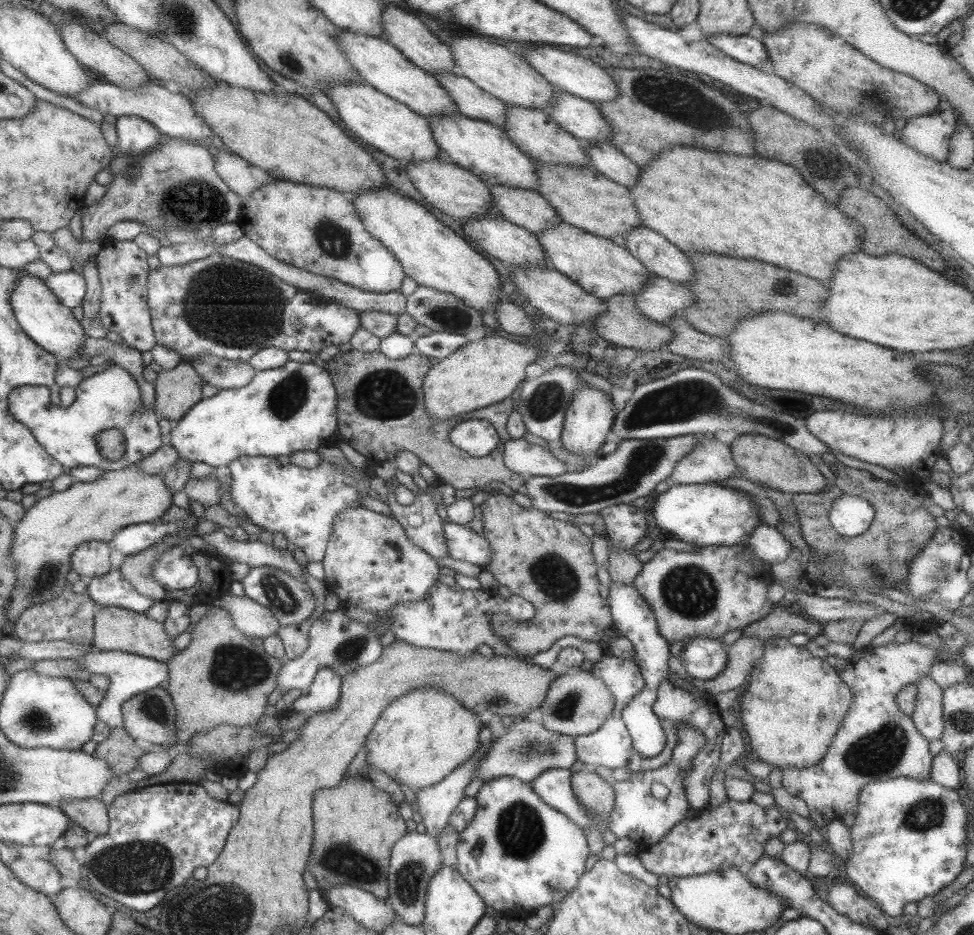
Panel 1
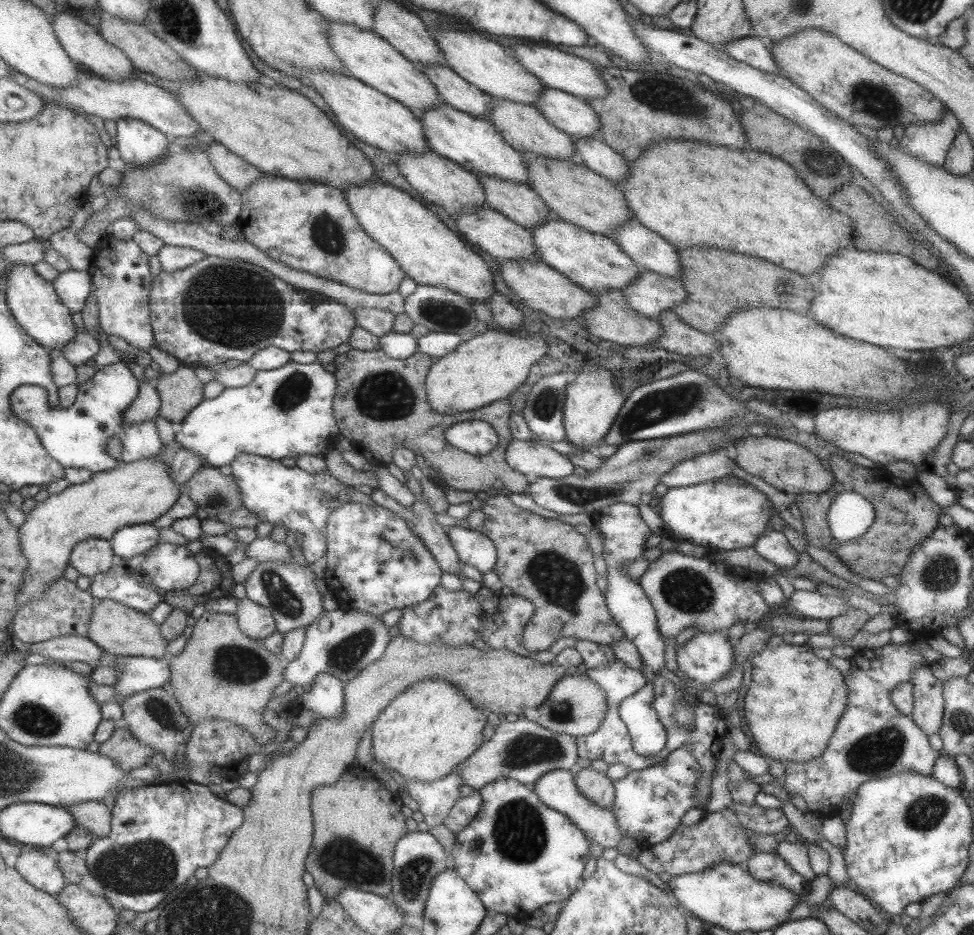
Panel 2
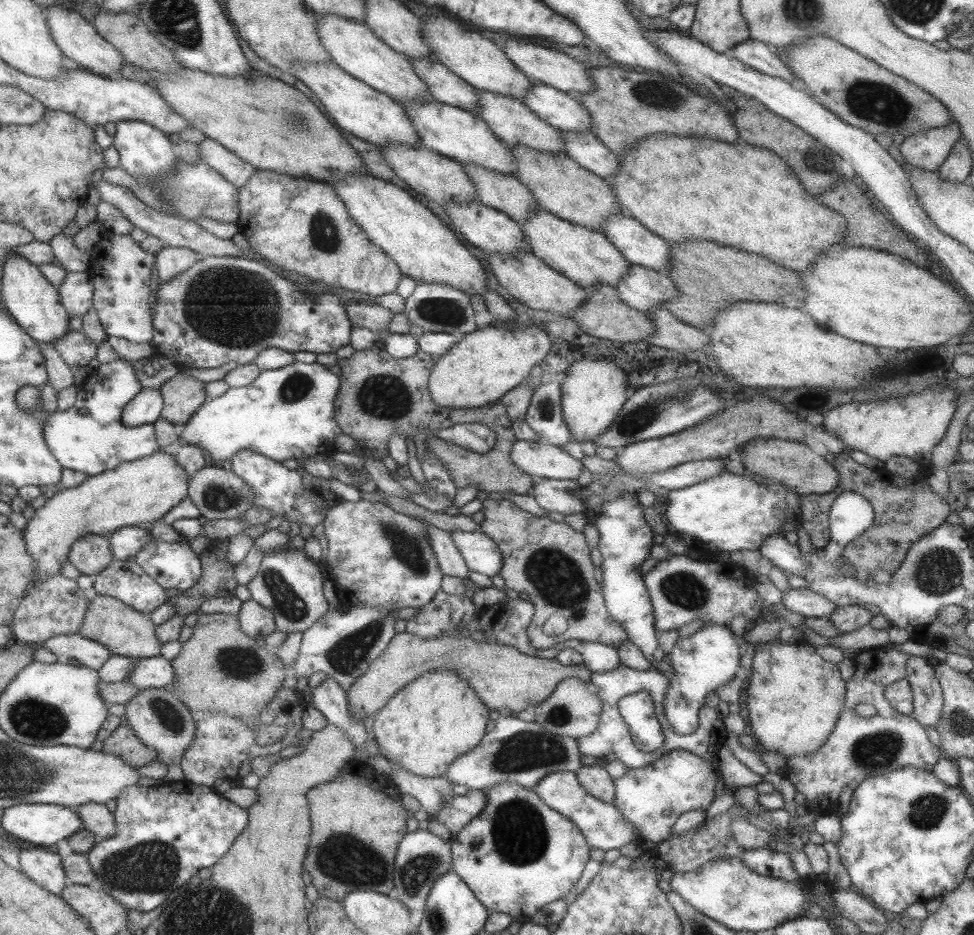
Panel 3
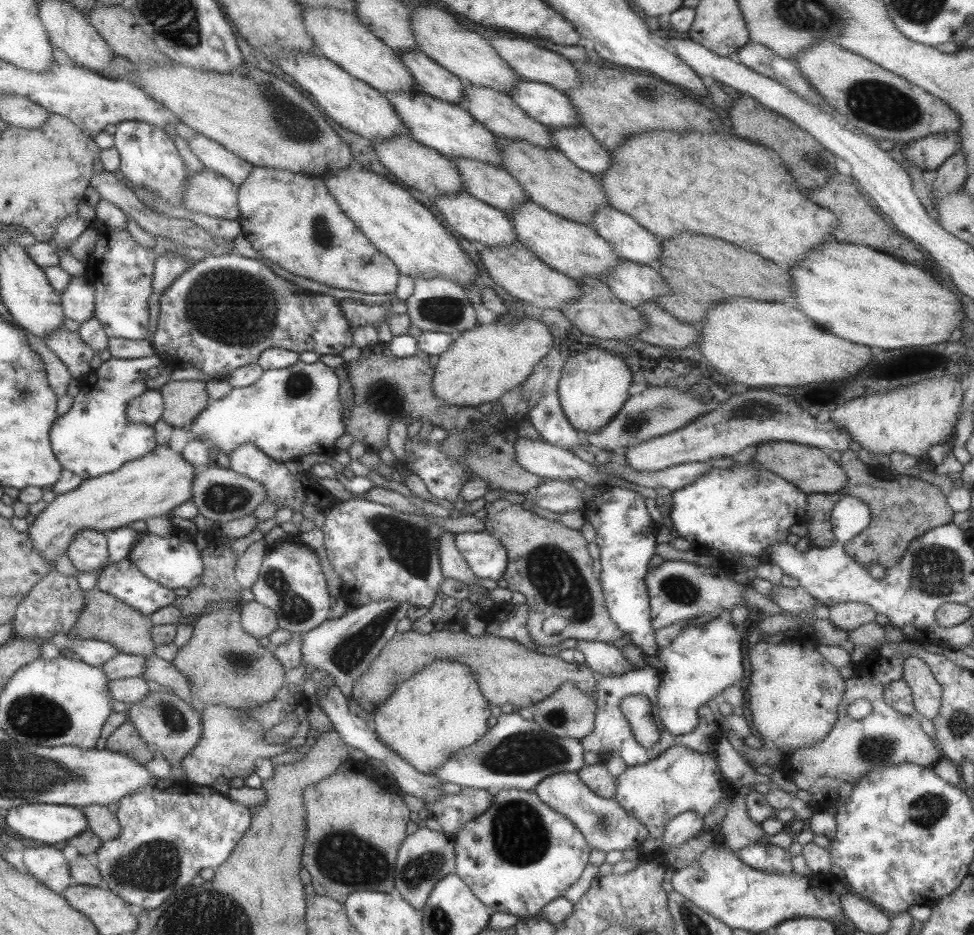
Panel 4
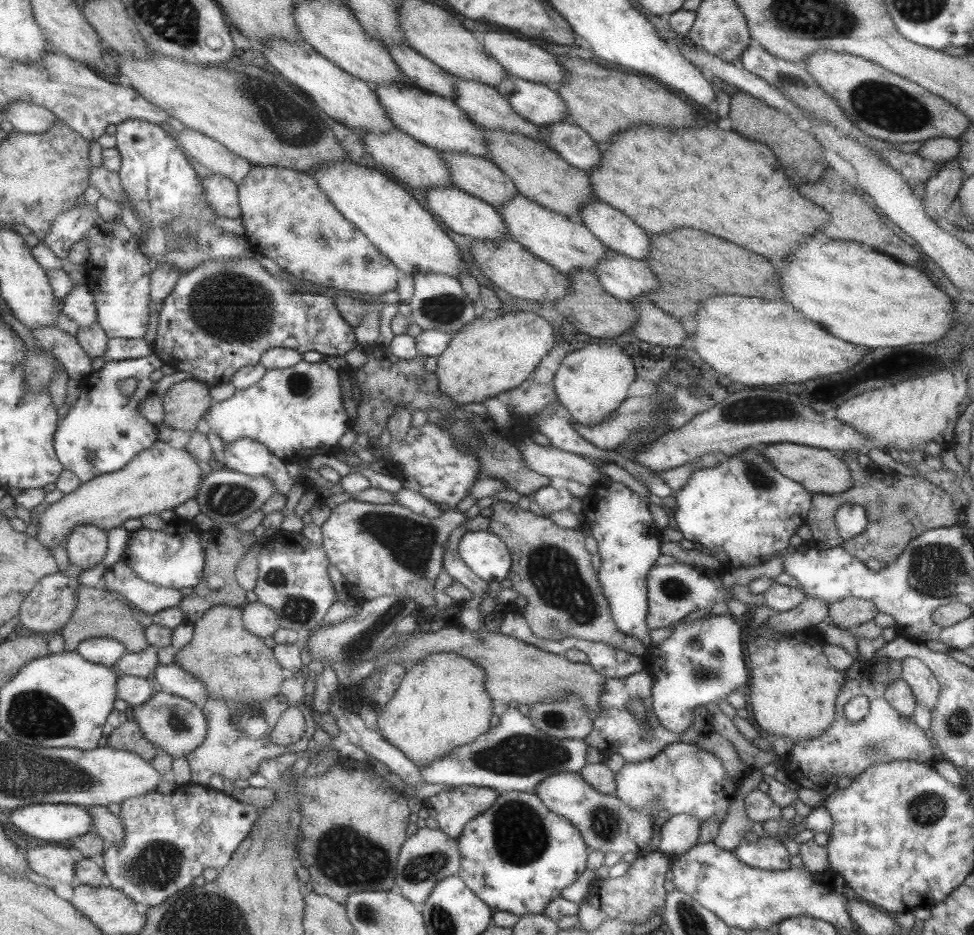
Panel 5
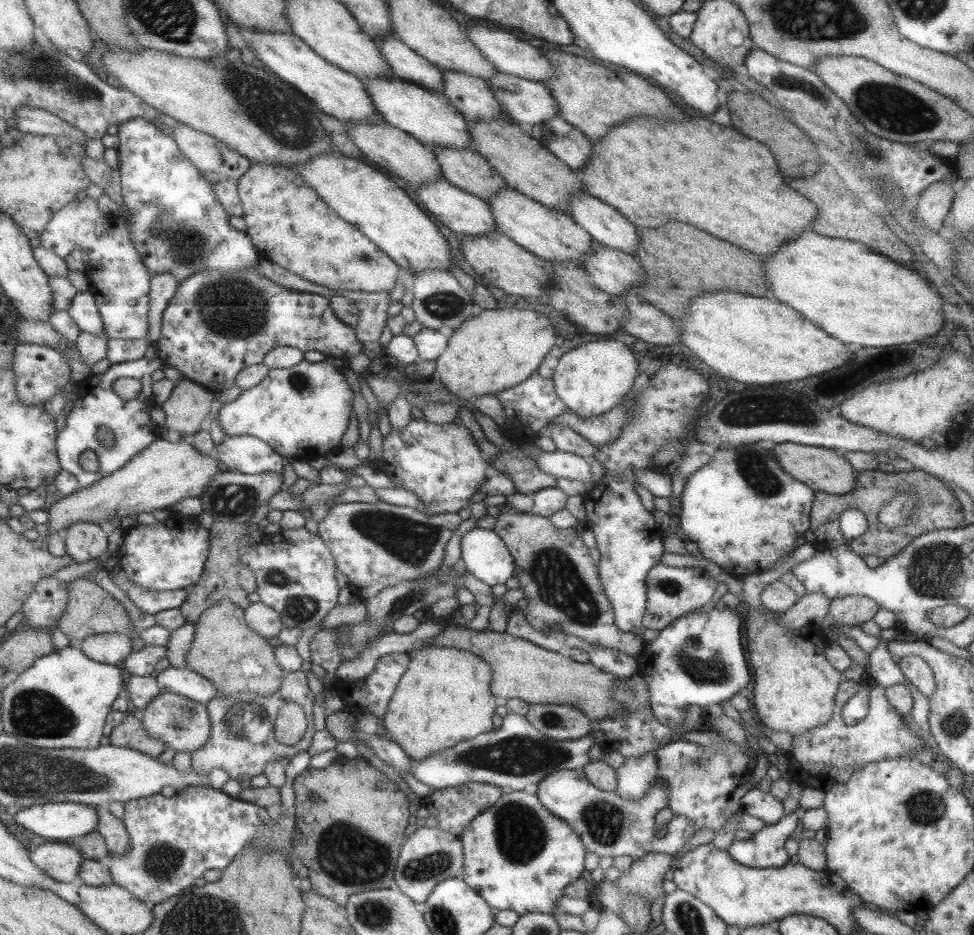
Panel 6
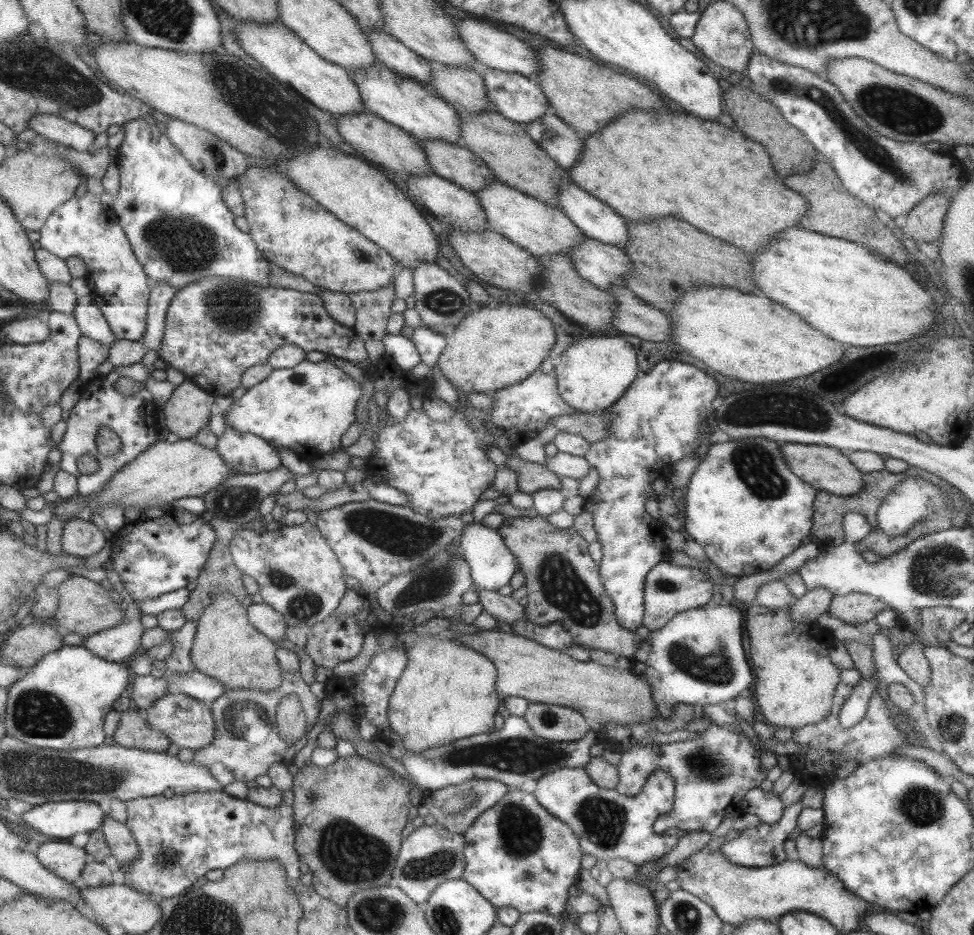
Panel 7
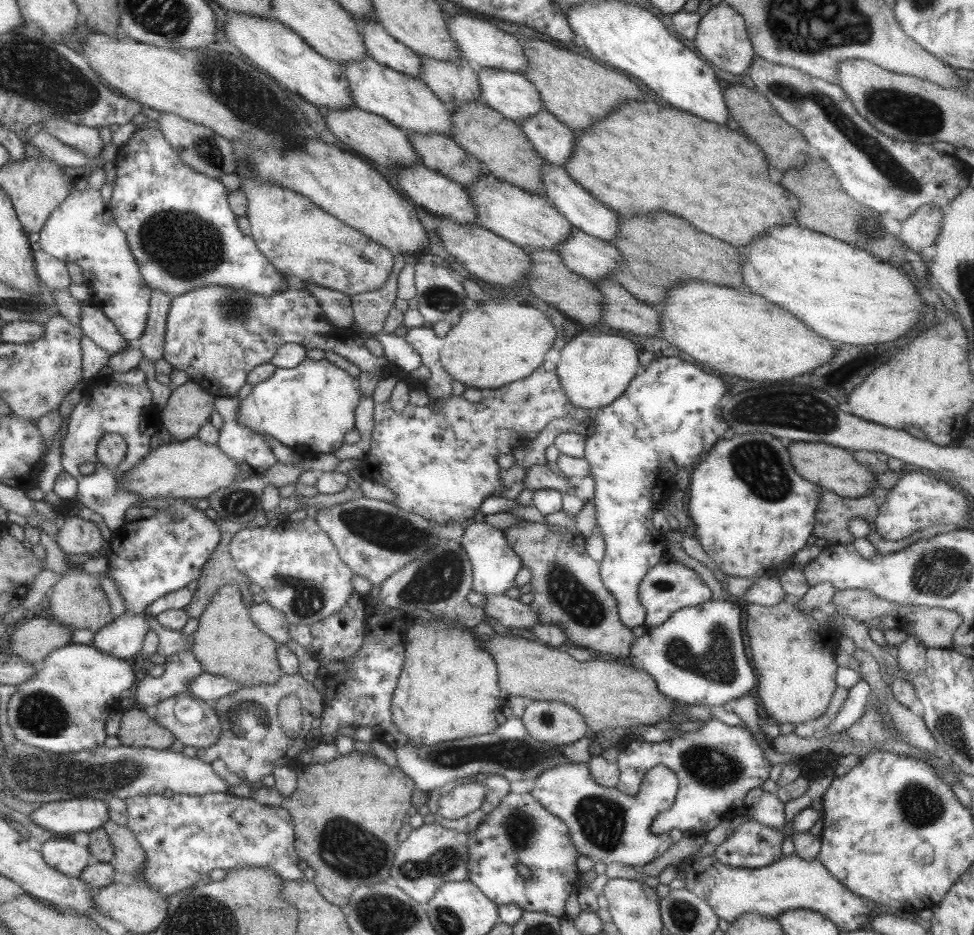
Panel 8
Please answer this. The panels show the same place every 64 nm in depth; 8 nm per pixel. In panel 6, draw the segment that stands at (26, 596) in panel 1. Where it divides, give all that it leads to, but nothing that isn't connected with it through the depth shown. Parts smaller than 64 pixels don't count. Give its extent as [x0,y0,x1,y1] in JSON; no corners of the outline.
[47,437,223,533]

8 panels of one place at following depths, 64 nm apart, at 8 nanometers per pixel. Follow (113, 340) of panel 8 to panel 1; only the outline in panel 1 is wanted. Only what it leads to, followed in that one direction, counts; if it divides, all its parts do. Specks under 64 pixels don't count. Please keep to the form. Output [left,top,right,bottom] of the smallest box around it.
[42,270,86,308]

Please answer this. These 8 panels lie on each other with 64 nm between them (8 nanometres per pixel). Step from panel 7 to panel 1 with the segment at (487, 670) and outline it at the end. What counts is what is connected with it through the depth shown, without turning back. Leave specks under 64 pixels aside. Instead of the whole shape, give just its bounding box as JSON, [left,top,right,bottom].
[365,686,486,791]

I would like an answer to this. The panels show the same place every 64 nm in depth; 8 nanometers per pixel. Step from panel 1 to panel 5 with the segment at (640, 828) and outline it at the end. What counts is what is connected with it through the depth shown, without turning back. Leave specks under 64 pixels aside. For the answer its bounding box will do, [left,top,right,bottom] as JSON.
[614,740,739,830]

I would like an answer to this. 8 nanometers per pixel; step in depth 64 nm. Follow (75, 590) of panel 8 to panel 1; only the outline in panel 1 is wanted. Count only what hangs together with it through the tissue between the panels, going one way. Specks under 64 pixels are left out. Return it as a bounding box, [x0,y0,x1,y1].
[91,606,176,663]

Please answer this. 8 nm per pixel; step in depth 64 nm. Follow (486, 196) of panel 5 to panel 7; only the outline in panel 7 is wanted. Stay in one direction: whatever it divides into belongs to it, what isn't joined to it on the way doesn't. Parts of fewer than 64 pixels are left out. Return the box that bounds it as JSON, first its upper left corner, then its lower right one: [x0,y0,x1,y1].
[419,140,495,193]

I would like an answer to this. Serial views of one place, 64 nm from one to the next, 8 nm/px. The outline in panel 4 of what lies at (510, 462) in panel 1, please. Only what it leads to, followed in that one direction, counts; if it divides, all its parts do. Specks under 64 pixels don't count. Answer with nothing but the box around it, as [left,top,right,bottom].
[514,437,606,486]

